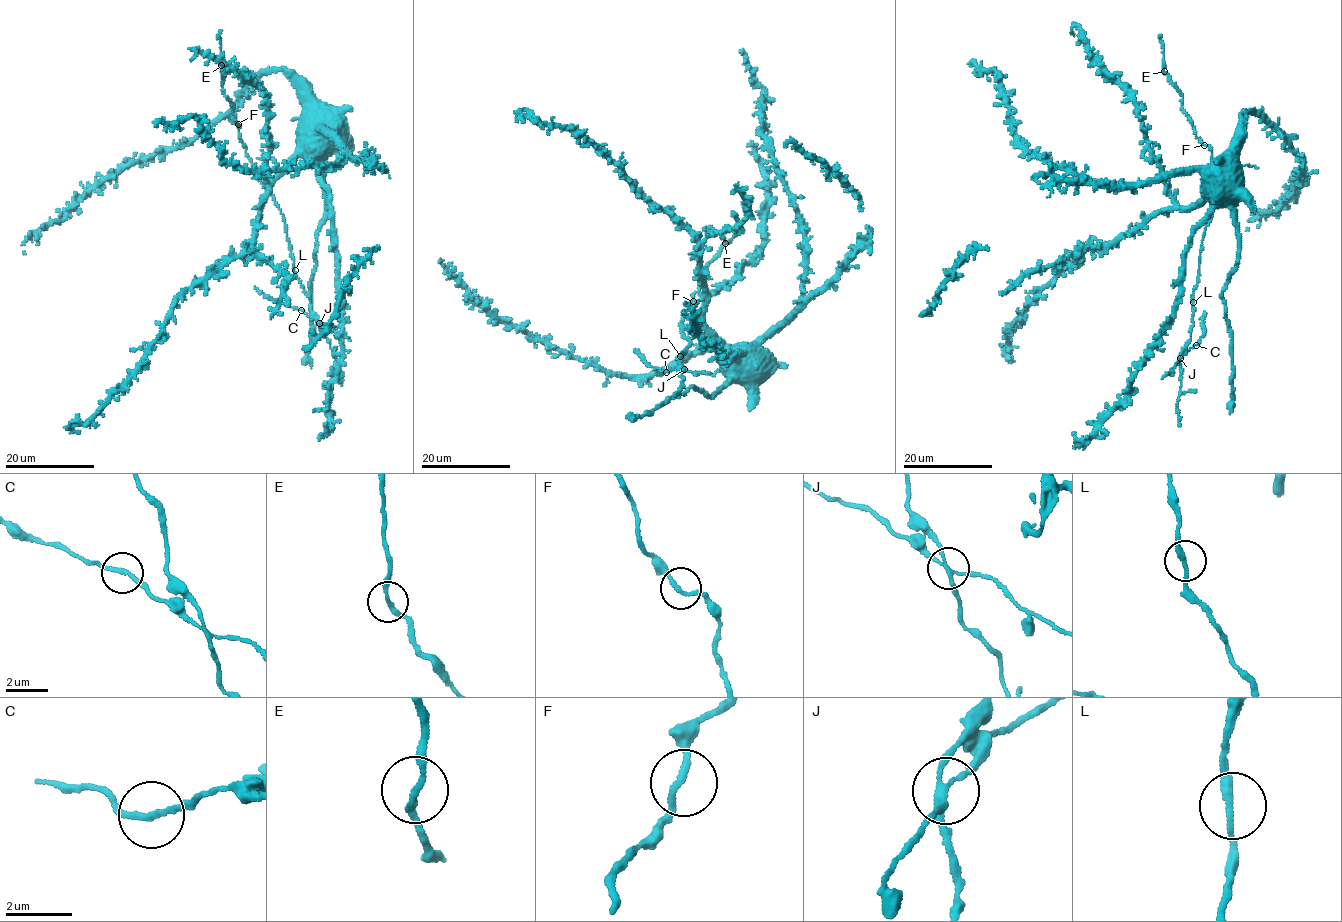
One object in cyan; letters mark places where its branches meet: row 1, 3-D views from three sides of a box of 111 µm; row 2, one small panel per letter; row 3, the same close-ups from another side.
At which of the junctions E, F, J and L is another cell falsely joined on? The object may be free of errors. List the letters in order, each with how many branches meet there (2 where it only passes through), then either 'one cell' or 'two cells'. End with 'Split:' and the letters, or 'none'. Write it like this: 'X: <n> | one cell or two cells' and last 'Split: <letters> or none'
E: 2 | one cell
F: 2 | one cell
J: 4 | two cells
L: 2 | one cell
Split: J

